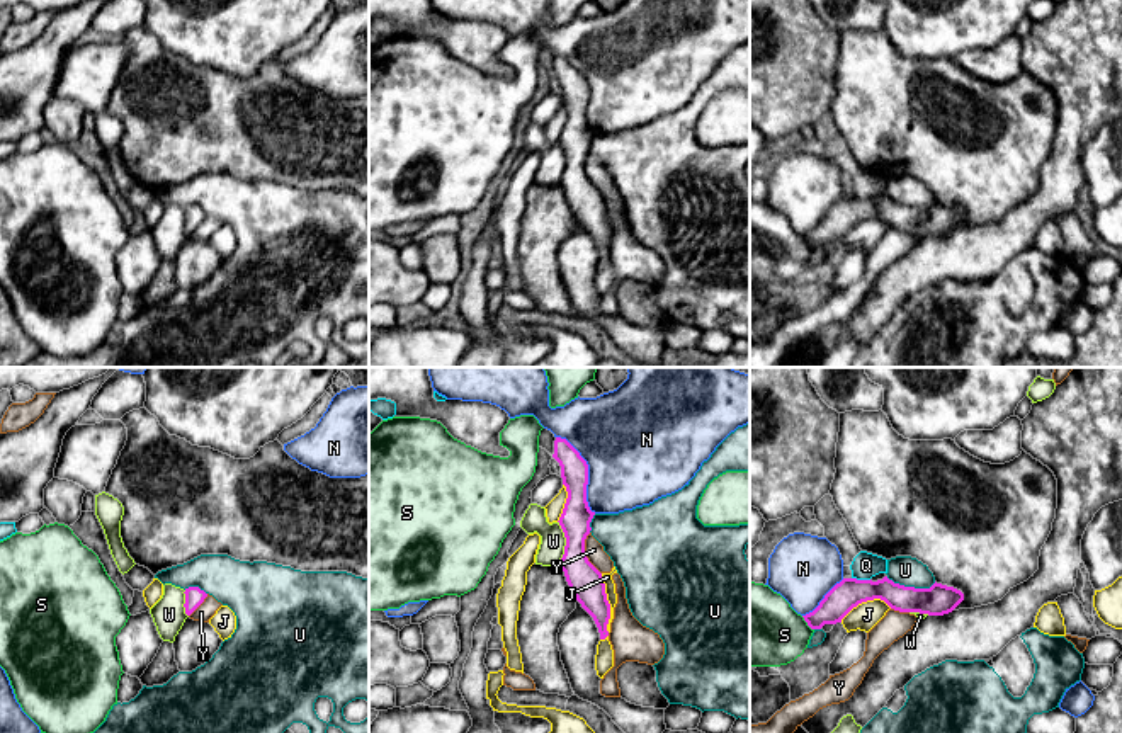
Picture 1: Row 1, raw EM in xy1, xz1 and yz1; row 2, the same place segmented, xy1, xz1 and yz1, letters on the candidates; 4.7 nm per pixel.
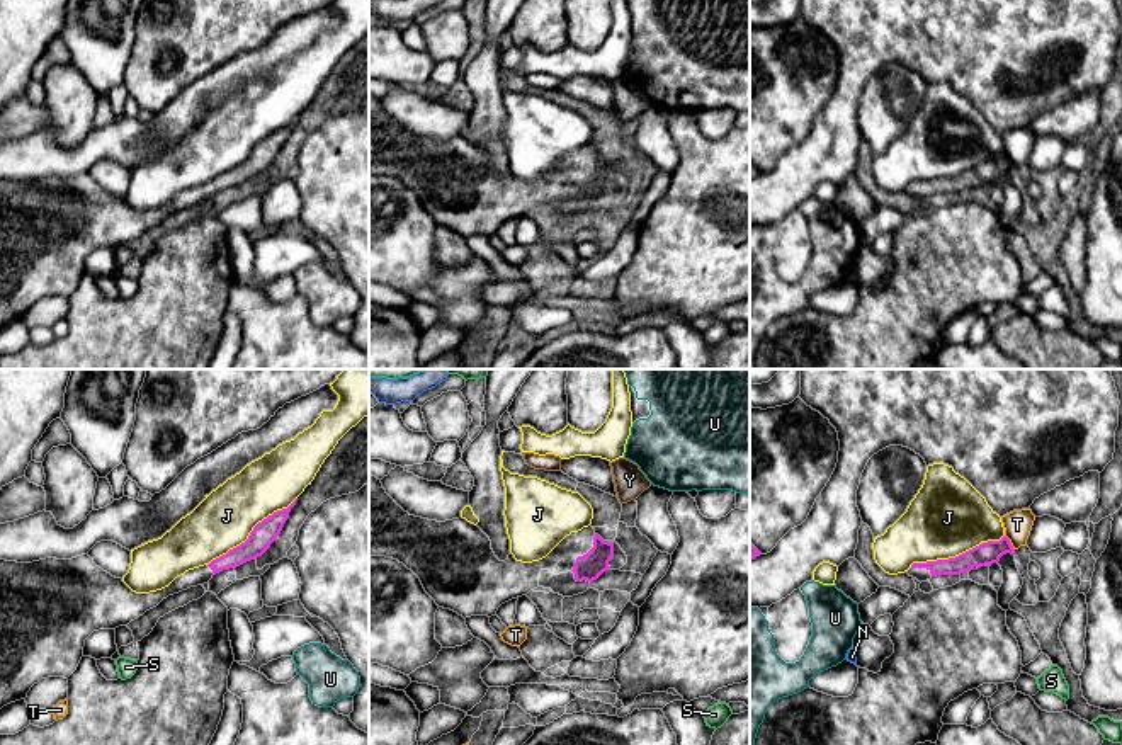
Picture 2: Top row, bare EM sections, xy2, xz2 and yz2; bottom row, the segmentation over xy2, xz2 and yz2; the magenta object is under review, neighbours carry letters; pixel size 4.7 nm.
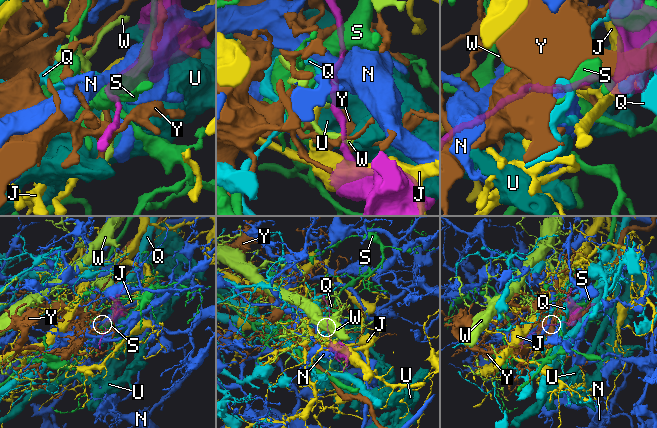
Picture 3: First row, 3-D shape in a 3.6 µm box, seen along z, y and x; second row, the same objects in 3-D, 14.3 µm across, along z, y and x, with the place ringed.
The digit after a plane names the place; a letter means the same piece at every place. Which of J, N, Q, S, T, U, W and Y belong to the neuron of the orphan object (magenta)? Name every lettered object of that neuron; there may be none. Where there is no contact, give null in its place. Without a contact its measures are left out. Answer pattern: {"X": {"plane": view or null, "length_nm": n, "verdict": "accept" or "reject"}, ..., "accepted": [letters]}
{"J": {"plane": "xy2", "length_nm": 550, "verdict": "reject"}, "N": {"plane": "xz1", "length_nm": 420, "verdict": "reject"}, "Q": {"plane": "yz1", "length_nm": 90, "verdict": "reject"}, "S": {"plane": "yz1", "length_nm": 90, "verdict": "reject"}, "T": {"plane": "yz2", "length_nm": 90, "verdict": "reject"}, "U": {"plane": "yz1", "length_nm": 240, "verdict": "reject"}, "W": {"plane": "xz1", "length_nm": 220, "verdict": "reject"}, "Y": {"plane": "xz1", "length_nm": 200, "verdict": "reject"}, "accepted": []}

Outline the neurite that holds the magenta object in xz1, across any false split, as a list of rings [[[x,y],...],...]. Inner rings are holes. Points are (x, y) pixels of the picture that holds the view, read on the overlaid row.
[[[561,437],[554,440],[552,457],[561,466],[563,485],[568,492],[563,514],[558,520],[566,537],[559,566],[576,600],[593,617],[600,639],[605,639],[609,636],[610,604],[602,573],[585,554],[585,539],[592,531],[590,522],[595,515],[586,502],[588,464],[580,452]]]

